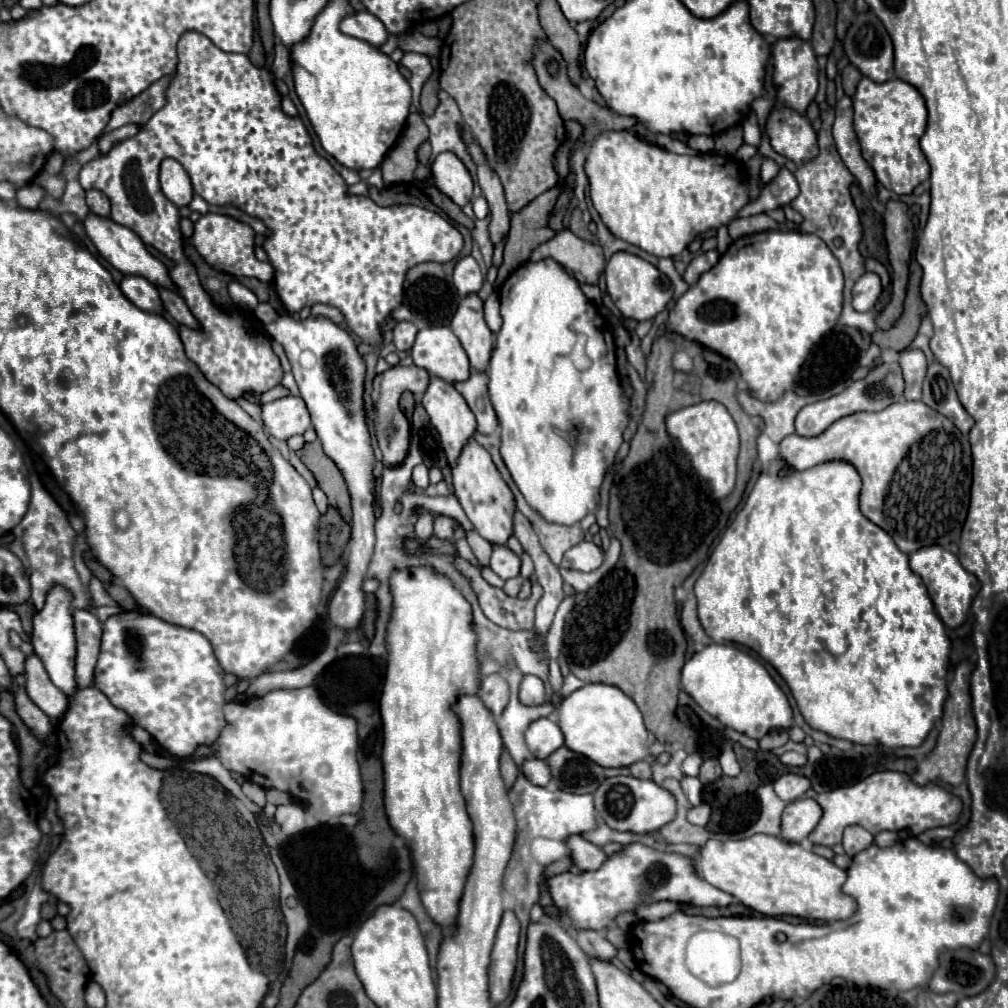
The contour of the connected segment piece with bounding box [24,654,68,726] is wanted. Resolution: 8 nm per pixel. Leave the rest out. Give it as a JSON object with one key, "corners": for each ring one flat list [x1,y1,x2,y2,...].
{"corners":[[30,654,26,656,26,662,24,662,24,676,26,676,26,692,30,696,30,700,40,708,44,710,52,724,56,726,60,716,64,714,66,706,68,706,68,700,66,696,50,682,44,666,42,666,42,660,36,656,36,654]]}

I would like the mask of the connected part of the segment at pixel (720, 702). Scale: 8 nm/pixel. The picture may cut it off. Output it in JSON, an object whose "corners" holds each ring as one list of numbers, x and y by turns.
{"corners":[[708,644,696,652,682,668,682,686,702,710,746,736,760,740,770,730,792,726,792,708,786,694,760,662,732,646]]}

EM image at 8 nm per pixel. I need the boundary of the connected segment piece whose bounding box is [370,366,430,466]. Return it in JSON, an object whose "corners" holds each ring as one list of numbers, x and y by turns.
{"corners":[[394,366,382,374,376,374,372,380,372,408,374,408,374,424,372,432,378,440,378,448,382,450,382,458,388,466,398,466,404,462,408,454,408,444,410,444,410,424,406,416,402,414,398,400,404,390,412,390,414,394,422,394,428,386,428,372,418,366]]}

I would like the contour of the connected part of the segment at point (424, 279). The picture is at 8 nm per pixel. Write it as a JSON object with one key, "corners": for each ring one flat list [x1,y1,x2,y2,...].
{"corners":[[454,260,450,262,422,262,416,264,406,272,406,282,404,282,404,306,410,308,414,316,422,316,422,320,430,326,448,326,456,304,458,304,458,294,454,294,452,286,452,268]]}

